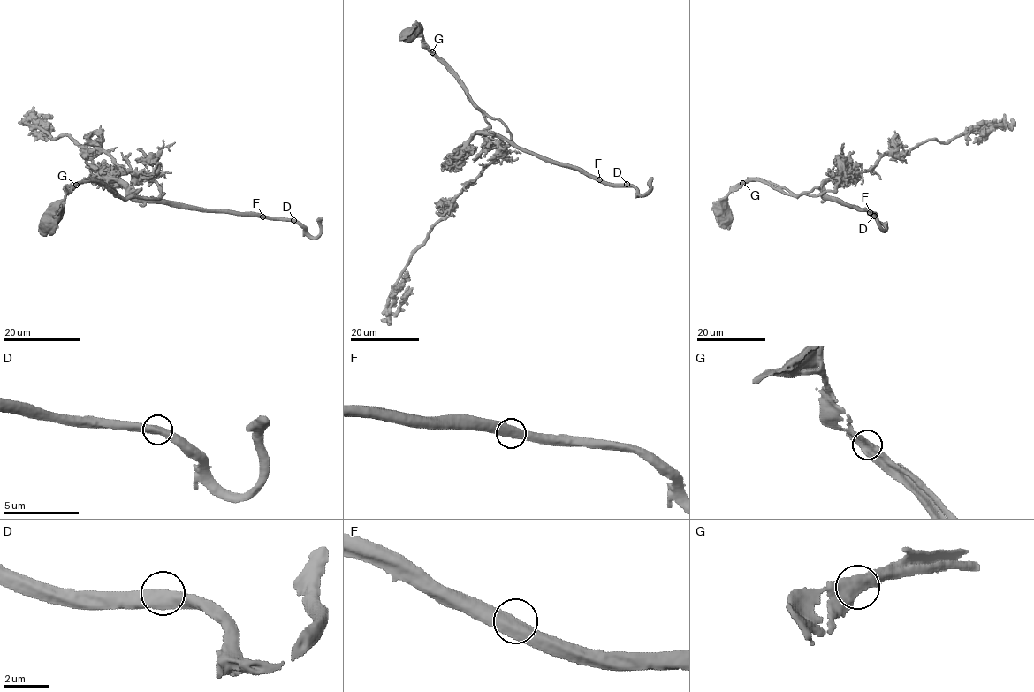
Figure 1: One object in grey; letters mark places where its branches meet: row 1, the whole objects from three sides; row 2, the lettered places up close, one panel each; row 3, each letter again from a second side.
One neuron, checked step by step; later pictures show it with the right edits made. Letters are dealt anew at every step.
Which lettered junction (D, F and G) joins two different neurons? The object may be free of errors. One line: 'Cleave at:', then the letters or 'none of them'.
Cleave at: G

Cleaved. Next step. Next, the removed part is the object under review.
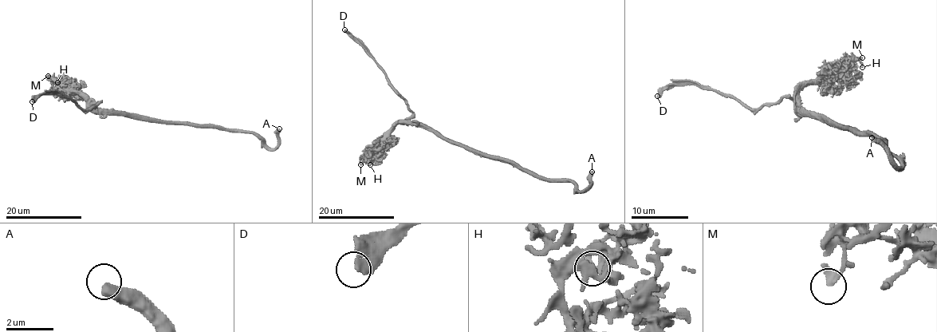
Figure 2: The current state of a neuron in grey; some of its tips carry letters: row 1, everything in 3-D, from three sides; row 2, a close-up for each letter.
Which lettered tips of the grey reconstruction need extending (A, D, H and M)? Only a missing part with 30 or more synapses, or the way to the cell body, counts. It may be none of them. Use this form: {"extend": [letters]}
{"extend": ["D"]}

